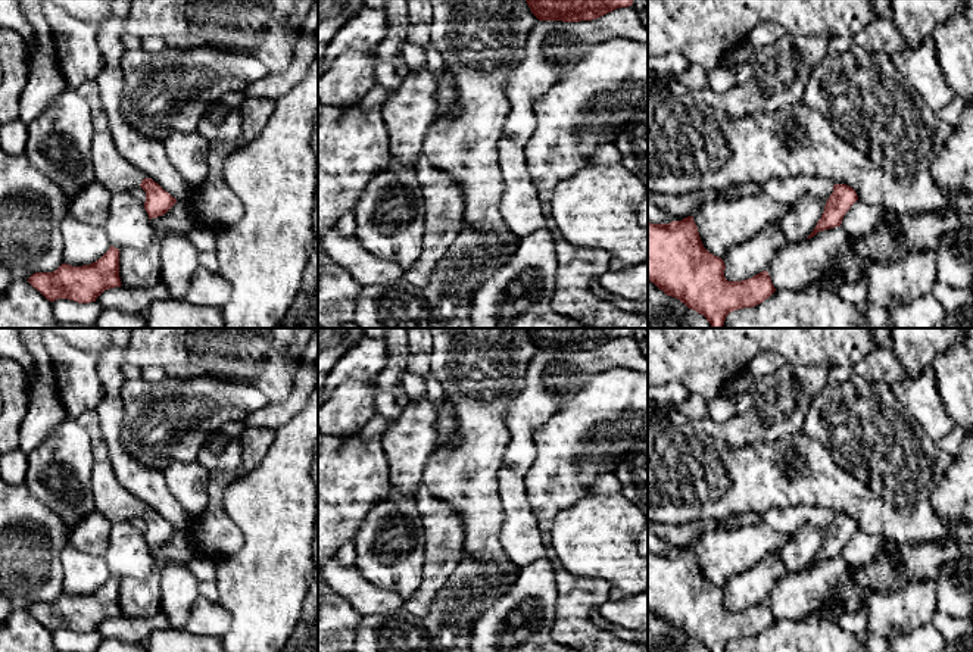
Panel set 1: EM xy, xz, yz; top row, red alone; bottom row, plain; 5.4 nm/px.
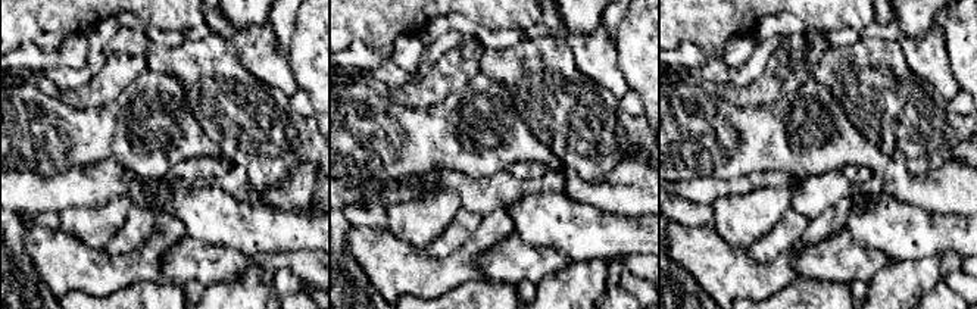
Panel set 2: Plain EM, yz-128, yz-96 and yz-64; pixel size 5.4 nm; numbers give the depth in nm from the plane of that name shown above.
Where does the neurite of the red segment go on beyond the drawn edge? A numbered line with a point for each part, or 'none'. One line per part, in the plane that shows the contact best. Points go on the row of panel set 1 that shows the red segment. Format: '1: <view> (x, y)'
1: xy (114, 171)

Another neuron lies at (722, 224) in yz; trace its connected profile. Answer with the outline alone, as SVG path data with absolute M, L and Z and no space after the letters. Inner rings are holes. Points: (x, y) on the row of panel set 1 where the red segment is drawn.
M764 194L705 203L693 221L704 247L723 258L730 249L755 237L764 227L780 222L790 206Z

